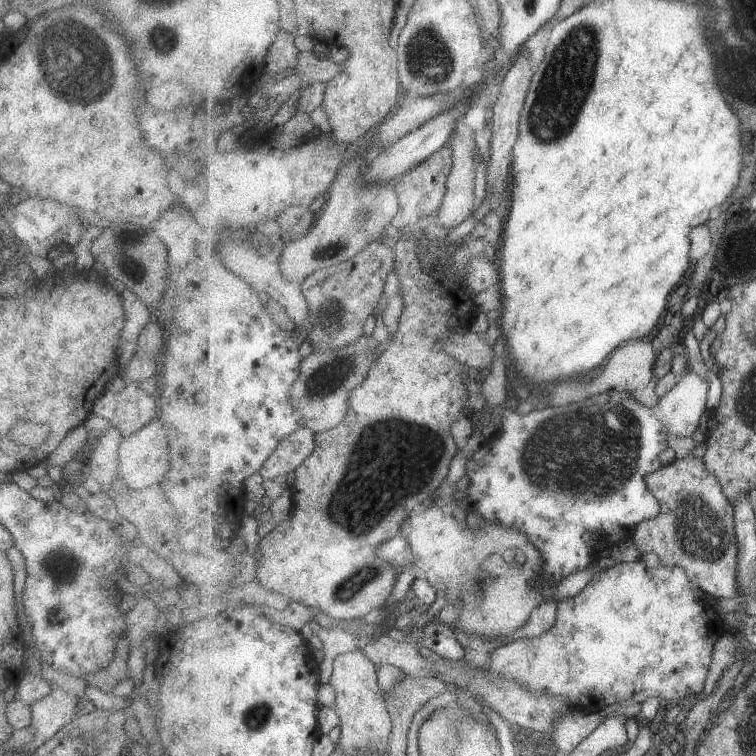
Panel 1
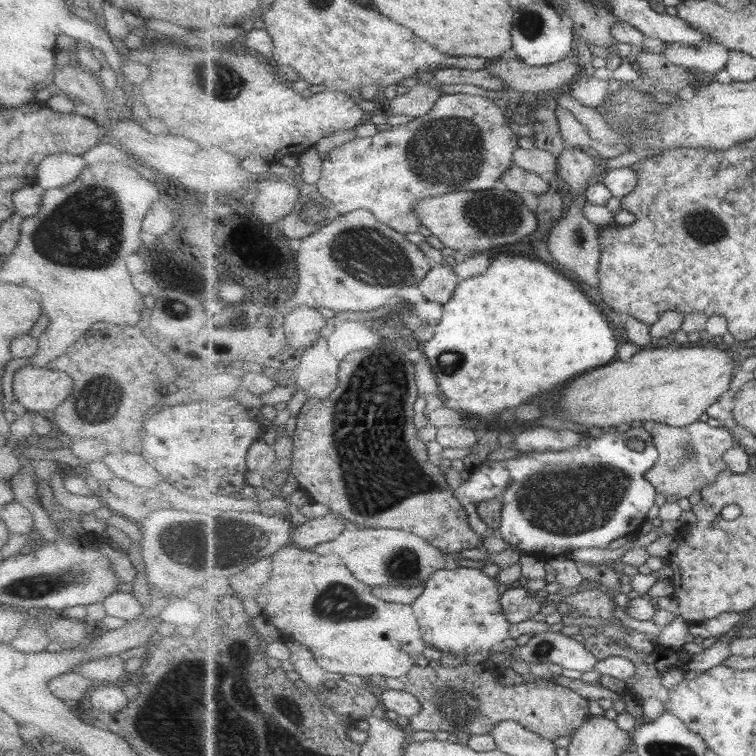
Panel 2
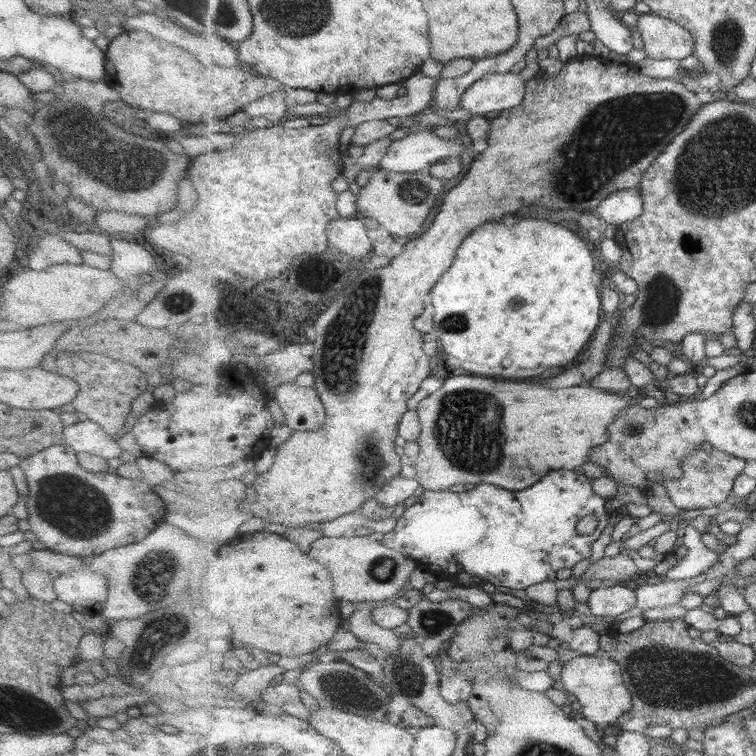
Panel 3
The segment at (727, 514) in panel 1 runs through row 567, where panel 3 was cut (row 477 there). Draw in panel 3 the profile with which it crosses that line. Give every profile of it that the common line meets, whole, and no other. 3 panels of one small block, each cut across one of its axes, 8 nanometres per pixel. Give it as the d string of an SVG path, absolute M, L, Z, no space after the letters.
M713 449L710 453L705 450L695 450L682 460L682 478L680 480L668 480L664 489L672 503L680 511L713 509L729 498L733 497L734 485L737 478L747 468L747 462L743 458L735 458L731 454Z

